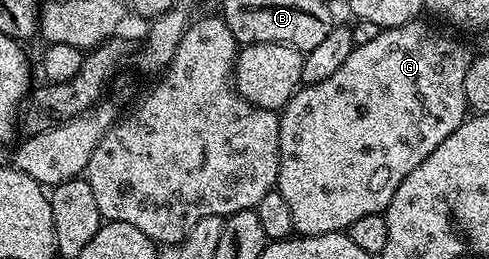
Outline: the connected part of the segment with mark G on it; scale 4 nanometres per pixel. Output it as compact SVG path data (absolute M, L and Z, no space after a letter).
M418 18L403 26L383 28L371 42L356 45L351 54L347 54L347 62L343 62L343 66L339 66L339 70L331 74L331 78L323 78L323 82L298 88L280 113L279 174L275 190L283 194L287 206L291 206L294 233L303 236L322 236L328 232L345 232L351 226L351 222L367 218L367 214L384 213L391 198L395 198L395 190L399 190L399 182L403 182L403 178L407 178L407 174L411 174L411 170L419 167L423 158L427 158L427 154L431 154L431 150L435 150L435 146L439 146L443 138L447 138L447 134L451 134L467 119L463 78L467 78L471 52L468 52L459 41L444 36L439 29L432 28L423 21L424 19Z

